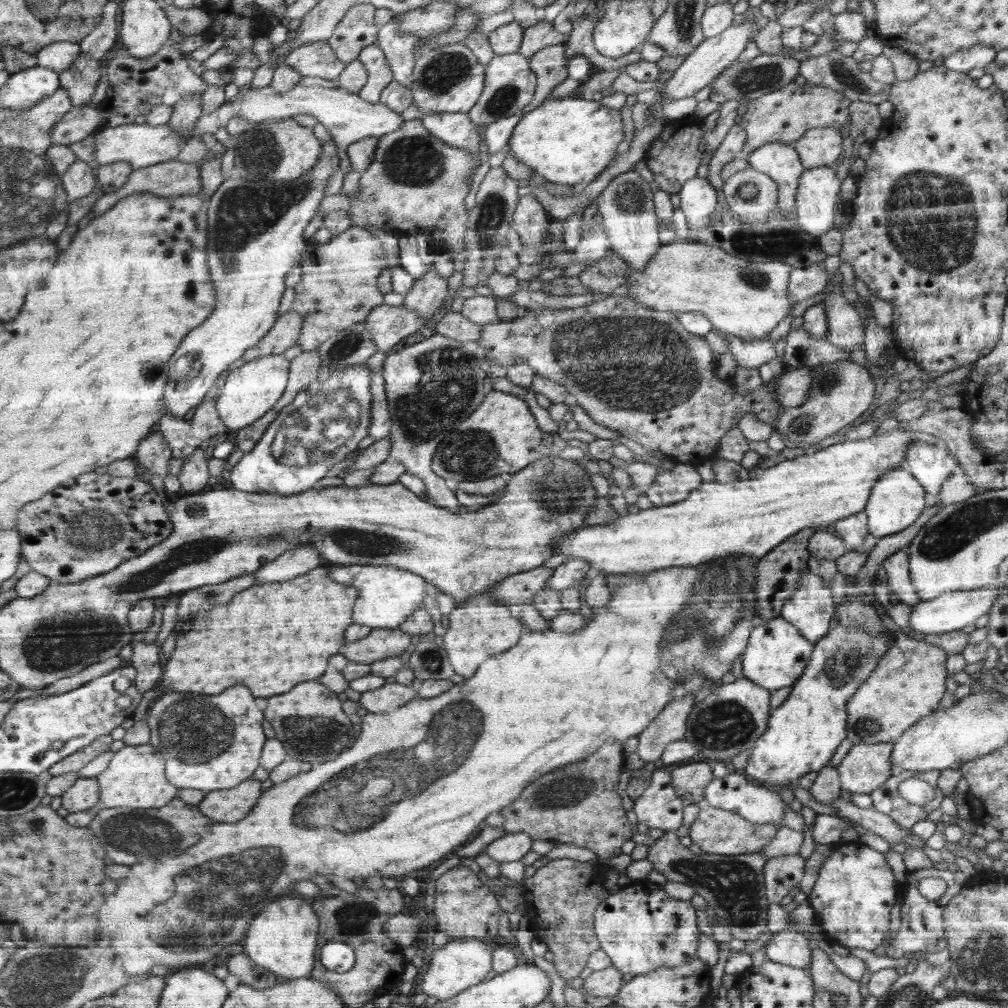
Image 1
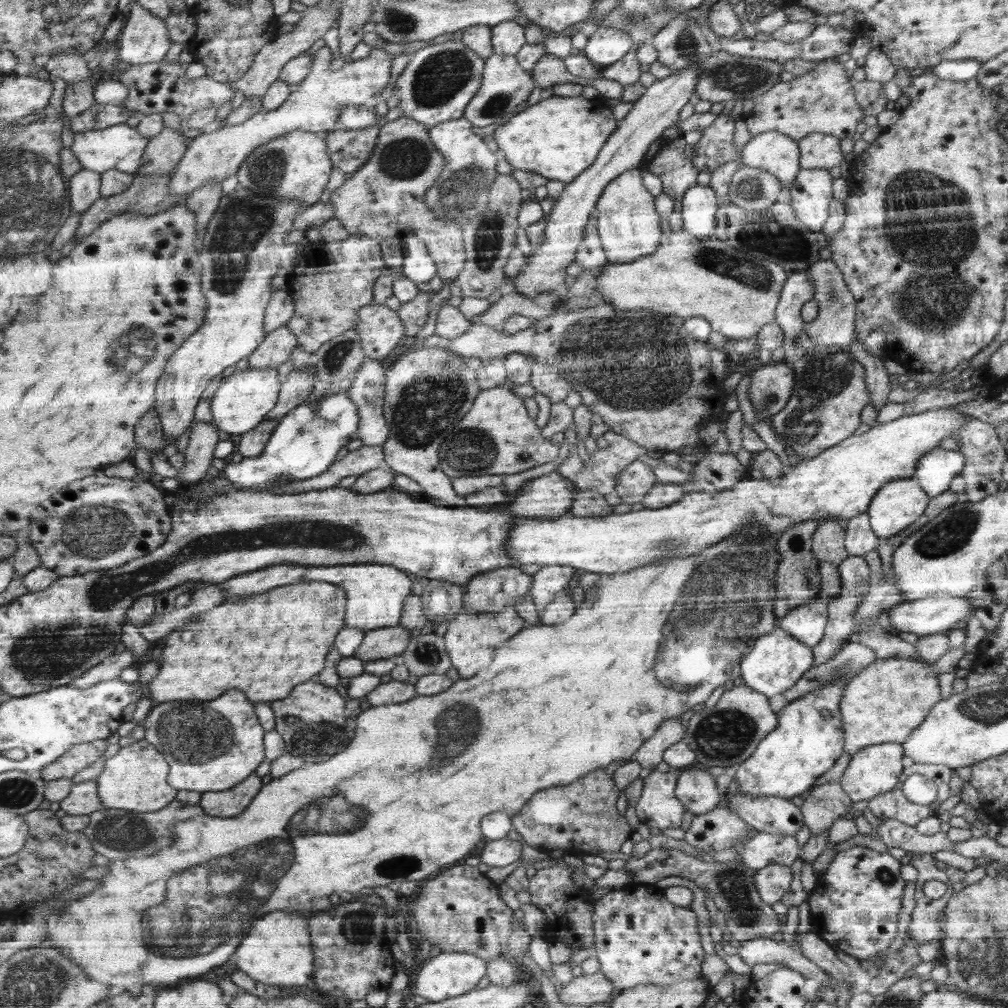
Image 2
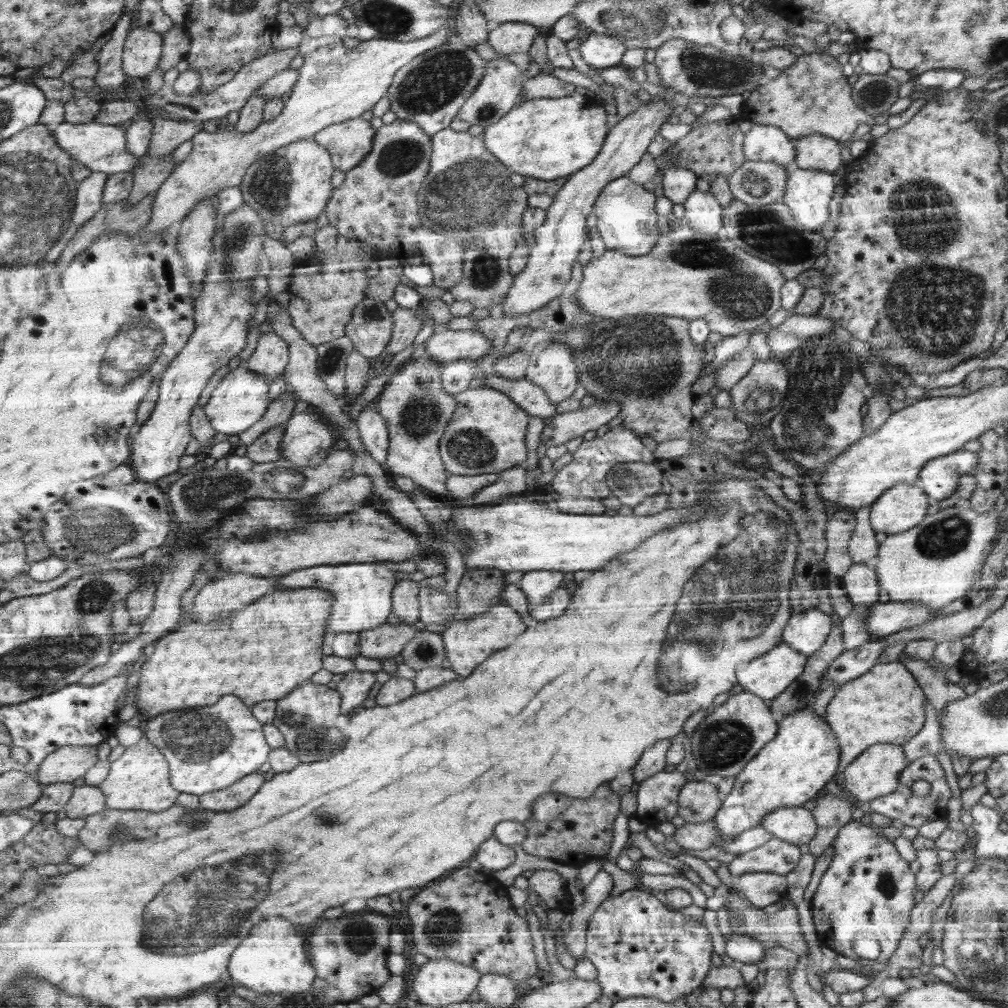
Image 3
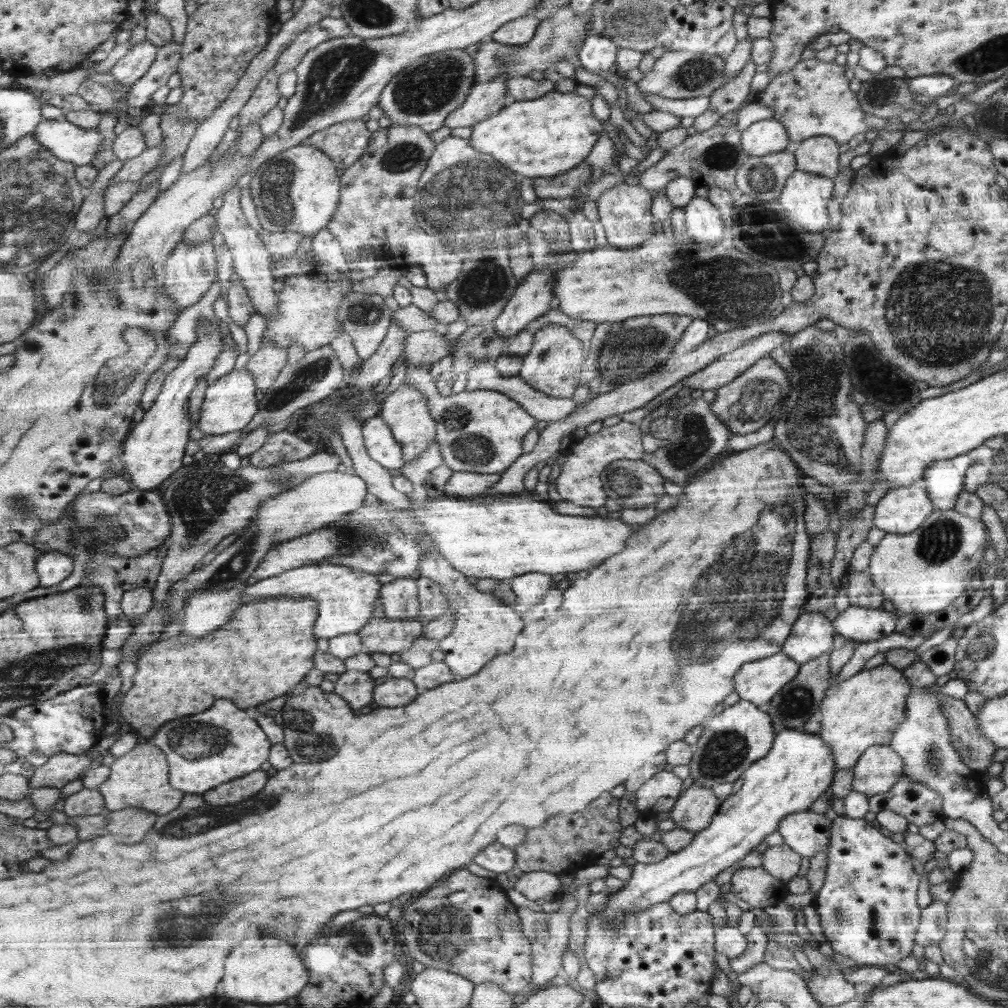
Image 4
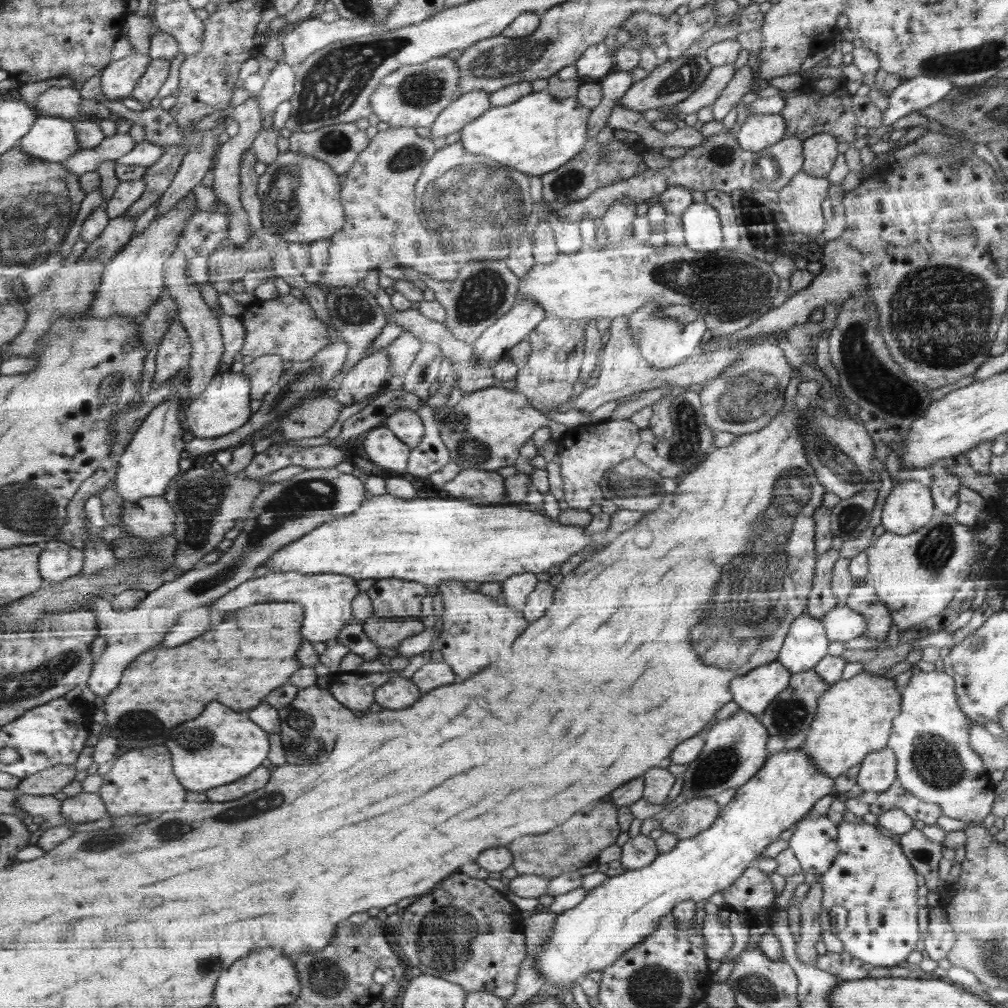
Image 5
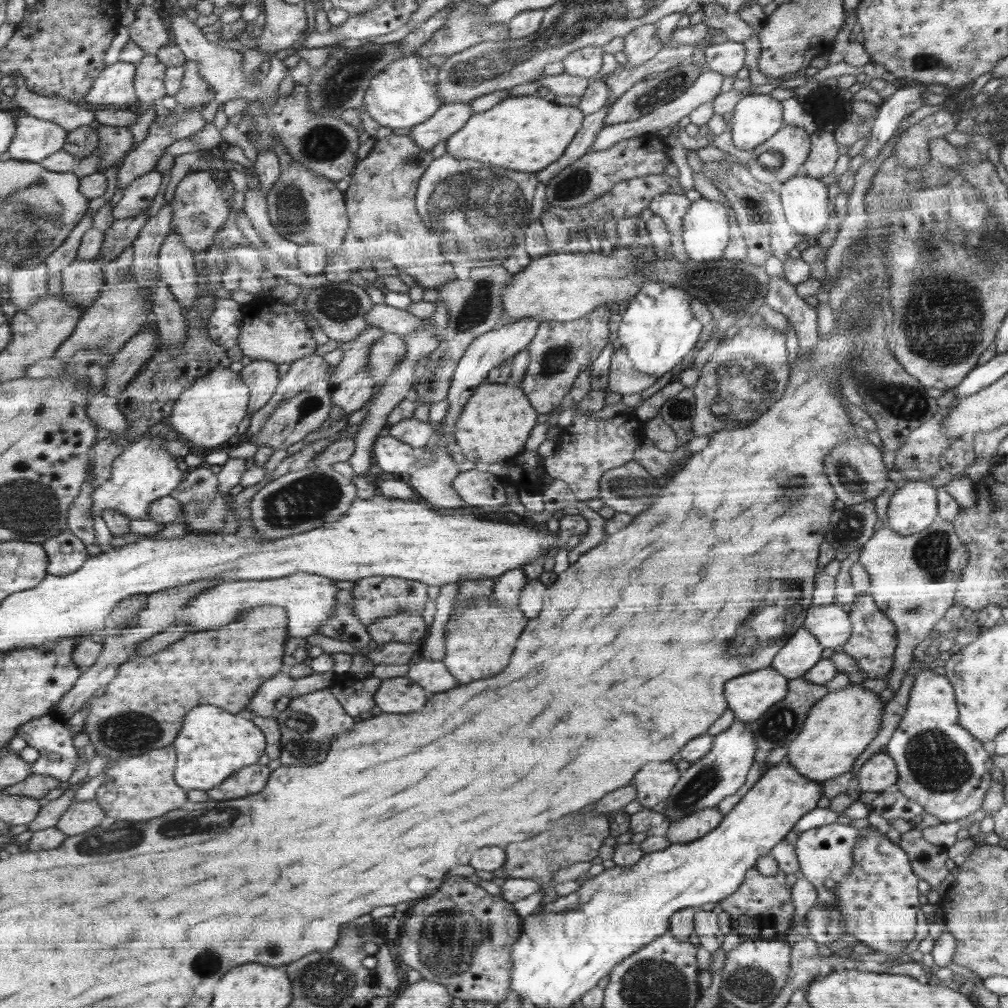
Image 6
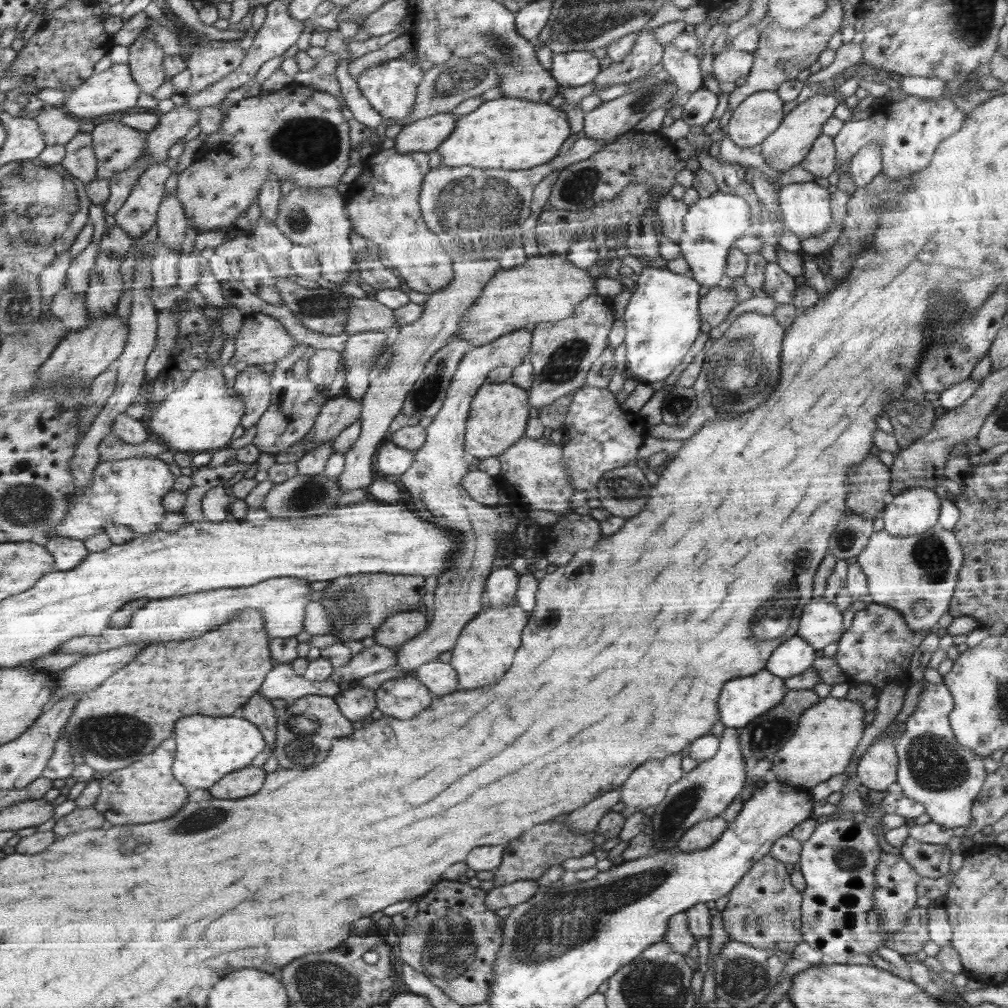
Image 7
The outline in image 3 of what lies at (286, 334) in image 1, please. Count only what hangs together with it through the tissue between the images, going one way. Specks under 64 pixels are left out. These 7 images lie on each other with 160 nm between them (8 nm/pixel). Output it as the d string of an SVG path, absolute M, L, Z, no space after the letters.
M271 331L259 337L254 353L248 359L246 367L261 373L266 380L272 383L285 372L289 355L289 343Z

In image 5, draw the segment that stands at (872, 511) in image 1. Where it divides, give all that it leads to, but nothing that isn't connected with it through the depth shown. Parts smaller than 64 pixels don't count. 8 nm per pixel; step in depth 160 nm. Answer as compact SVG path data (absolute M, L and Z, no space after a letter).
M910 480L899 484L890 491L884 503L881 524L885 530L898 535L908 535L917 532L932 519L934 502L930 490Z

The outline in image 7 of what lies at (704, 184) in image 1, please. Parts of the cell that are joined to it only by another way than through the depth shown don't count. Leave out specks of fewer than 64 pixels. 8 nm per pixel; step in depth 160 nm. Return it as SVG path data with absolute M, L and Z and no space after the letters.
M718 191L707 197L690 206L689 213L685 215L684 234L678 241L693 278L702 284L704 290L716 287L720 282L734 240L750 226L750 205L741 196Z

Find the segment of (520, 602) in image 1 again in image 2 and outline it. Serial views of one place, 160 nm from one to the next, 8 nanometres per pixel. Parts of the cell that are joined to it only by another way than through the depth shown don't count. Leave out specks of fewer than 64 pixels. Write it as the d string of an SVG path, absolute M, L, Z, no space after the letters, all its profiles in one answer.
M516 566L482 572L466 585L463 608L470 612L500 612L506 604L514 604L524 598L530 590L532 579L532 575Z

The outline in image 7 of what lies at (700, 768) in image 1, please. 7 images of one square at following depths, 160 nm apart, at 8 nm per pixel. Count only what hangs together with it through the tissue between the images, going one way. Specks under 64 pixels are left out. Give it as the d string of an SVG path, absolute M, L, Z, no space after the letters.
M723 816L706 819L690 827L686 835L678 842L677 848L684 852L705 850L717 842L728 826L729 822Z

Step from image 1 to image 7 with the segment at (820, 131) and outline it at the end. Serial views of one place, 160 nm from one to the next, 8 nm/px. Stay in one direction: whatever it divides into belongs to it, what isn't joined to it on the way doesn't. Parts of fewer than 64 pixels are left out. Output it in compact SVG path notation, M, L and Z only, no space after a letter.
M821 134L813 142L810 152L799 165L816 177L828 178L836 168L836 156L834 156L832 138Z

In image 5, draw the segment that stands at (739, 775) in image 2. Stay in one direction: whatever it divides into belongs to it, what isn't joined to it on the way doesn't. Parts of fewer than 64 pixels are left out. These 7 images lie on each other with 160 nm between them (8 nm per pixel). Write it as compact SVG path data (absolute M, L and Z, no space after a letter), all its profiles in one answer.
M802 748L775 752L769 755L770 764L757 772L742 787L735 789L732 800L720 812L720 818L708 830L700 835L682 839L674 850L659 853L648 866L627 870L623 874L612 876L593 890L588 891L582 903L563 911L556 917L555 934L534 953L535 964L539 973L550 984L559 989L569 989L580 984L588 972L602 971L621 959L626 952L638 944L644 943L652 935L661 920L670 915L673 908L686 900L695 903L708 900L717 892L724 892L741 878L756 858L764 854L765 848L779 839L780 834L788 830L795 822L810 813L812 806L830 792L832 777L817 769L814 761Z

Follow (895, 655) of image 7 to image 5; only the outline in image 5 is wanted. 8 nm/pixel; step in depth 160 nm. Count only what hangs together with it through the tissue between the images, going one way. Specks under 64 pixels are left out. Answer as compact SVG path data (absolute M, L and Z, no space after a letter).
M869 580L856 583L846 597L845 606L862 613L862 616L868 621L864 635L872 640L878 640L874 650L884 648L886 634L892 624L891 612L888 612L889 607L878 598L873 584Z

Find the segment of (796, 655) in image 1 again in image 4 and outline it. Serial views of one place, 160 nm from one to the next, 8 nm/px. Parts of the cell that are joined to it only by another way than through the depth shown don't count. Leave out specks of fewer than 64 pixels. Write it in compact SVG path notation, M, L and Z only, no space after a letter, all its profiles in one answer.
M782 651L744 663L734 676L734 688L741 699L766 706L778 691L788 686L800 670L797 661Z

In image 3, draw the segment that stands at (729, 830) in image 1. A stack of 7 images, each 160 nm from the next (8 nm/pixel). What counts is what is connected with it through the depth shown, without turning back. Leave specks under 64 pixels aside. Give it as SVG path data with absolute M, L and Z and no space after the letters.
M715 818L707 820L705 823L686 823L668 839L674 840L684 849L706 850L719 838L719 830L715 823Z

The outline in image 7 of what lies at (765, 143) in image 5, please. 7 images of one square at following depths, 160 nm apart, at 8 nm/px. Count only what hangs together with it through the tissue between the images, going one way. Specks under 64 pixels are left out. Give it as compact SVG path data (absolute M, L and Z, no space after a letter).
M773 90L747 96L732 112L726 134L738 147L762 144L781 126L782 100Z

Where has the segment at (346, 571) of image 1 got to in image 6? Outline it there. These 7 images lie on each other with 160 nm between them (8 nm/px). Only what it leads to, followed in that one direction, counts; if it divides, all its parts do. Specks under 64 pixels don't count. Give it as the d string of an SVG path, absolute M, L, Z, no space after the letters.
M297 573L281 579L236 581L224 580L222 584L197 594L178 614L178 625L186 625L189 632L202 632L210 628L224 627L233 623L240 610L246 608L279 606L286 609L289 617L288 635L306 638L319 632L320 625L333 615L338 588L335 580L325 576Z

